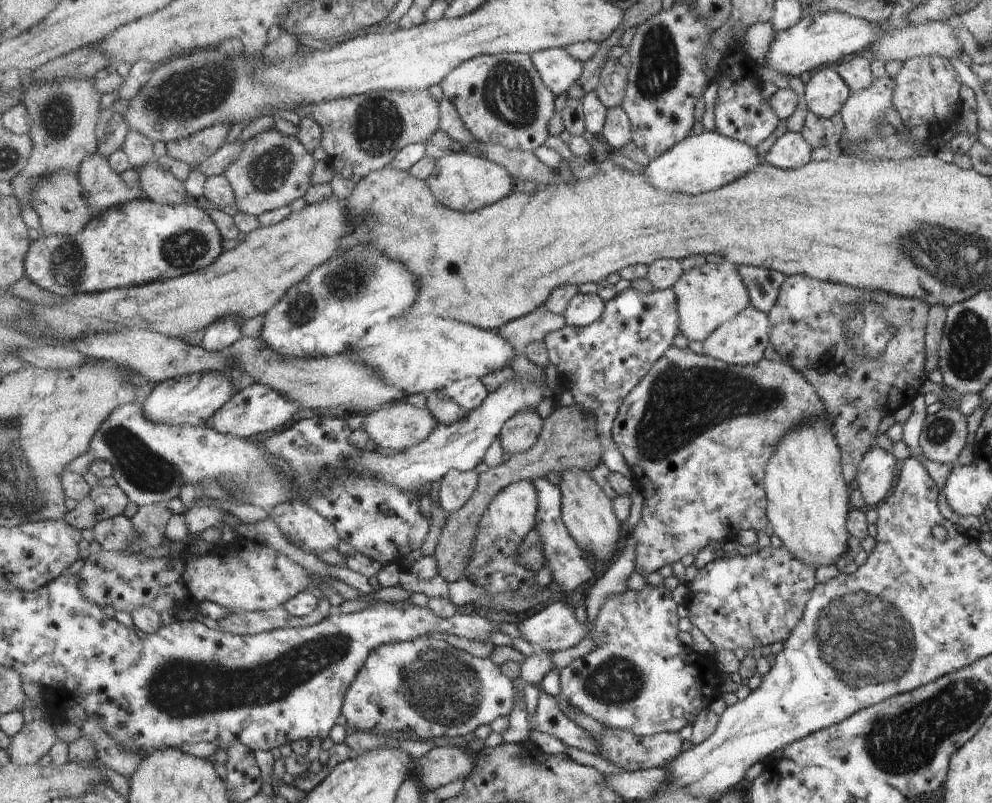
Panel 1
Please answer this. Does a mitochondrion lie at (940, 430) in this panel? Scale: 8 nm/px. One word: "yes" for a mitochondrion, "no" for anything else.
yes

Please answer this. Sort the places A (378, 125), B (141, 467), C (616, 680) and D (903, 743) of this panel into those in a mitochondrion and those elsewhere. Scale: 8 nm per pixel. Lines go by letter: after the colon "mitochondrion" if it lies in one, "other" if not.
A: mitochondrion
B: mitochondrion
C: mitochondrion
D: mitochondrion

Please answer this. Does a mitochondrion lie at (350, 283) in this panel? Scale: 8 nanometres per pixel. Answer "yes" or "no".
yes

